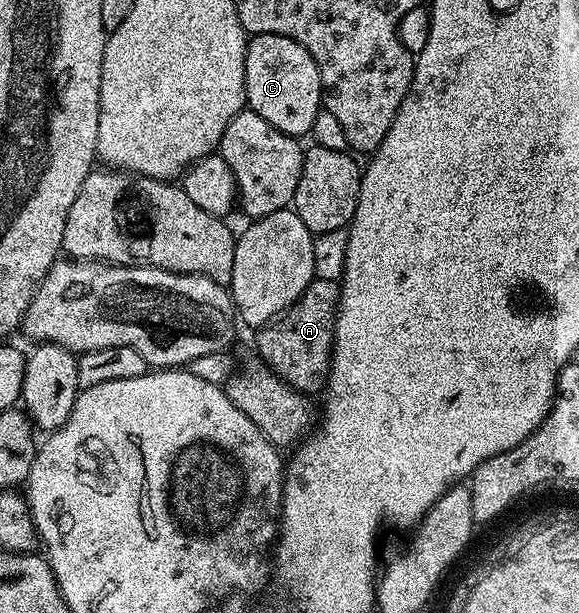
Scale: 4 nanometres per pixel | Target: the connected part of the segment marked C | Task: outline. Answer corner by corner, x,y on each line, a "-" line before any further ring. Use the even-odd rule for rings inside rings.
280,34
251,35
246,41
246,102
249,111
295,138
313,133
316,114
323,111
320,70
300,42

